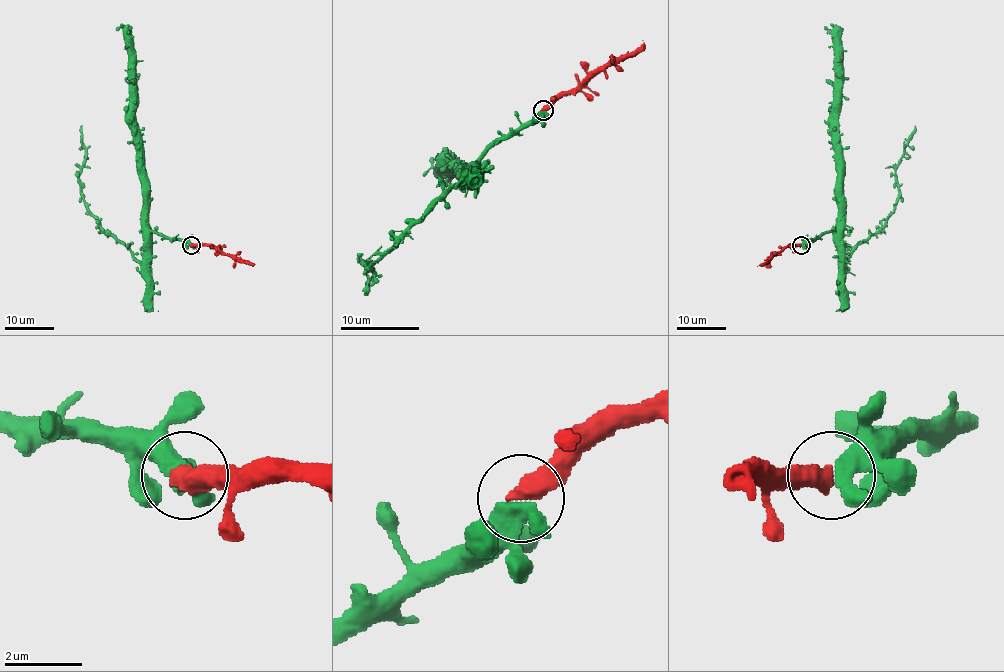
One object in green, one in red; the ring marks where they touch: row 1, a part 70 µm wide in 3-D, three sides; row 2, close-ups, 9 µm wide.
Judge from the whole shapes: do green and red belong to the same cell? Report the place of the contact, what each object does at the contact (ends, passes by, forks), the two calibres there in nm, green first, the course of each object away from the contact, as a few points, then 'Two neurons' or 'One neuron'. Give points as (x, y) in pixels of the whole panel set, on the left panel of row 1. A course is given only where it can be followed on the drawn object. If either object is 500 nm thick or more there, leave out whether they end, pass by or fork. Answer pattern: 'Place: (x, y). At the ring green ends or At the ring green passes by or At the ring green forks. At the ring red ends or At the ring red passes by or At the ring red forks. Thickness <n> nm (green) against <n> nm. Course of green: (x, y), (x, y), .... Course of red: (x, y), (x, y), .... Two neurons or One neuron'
Place: (191, 245). Thickness 600 nm (green) against 550 nm. Course of green: (191, 245), (183, 240), (165, 239), (152, 232), (147, 254), (139, 261), (99, 224), (82, 192), (82, 125). Course of red: (191, 245), (215, 245), (223, 252), (246, 260), (253, 266). One neuron

